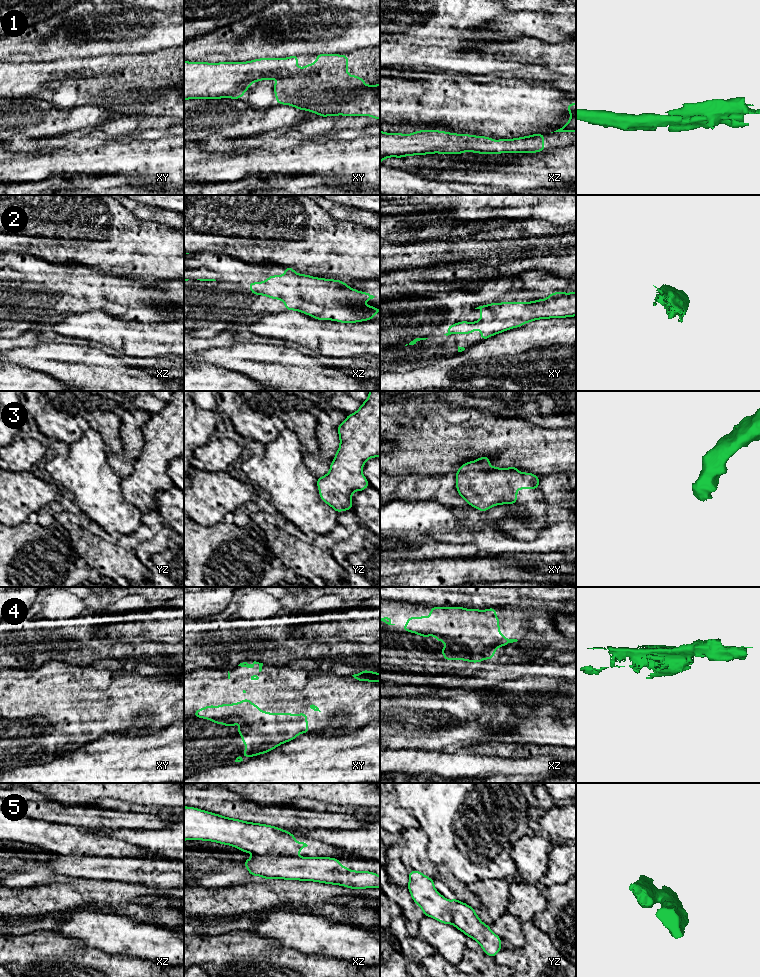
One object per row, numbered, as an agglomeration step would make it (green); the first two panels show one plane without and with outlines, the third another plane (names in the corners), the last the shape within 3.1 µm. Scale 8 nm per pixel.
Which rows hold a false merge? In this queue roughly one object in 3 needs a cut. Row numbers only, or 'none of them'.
5

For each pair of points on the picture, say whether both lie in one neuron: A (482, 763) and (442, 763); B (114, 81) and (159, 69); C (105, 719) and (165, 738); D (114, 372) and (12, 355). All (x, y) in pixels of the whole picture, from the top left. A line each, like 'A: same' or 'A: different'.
A: same
B: same
C: different
D: same

